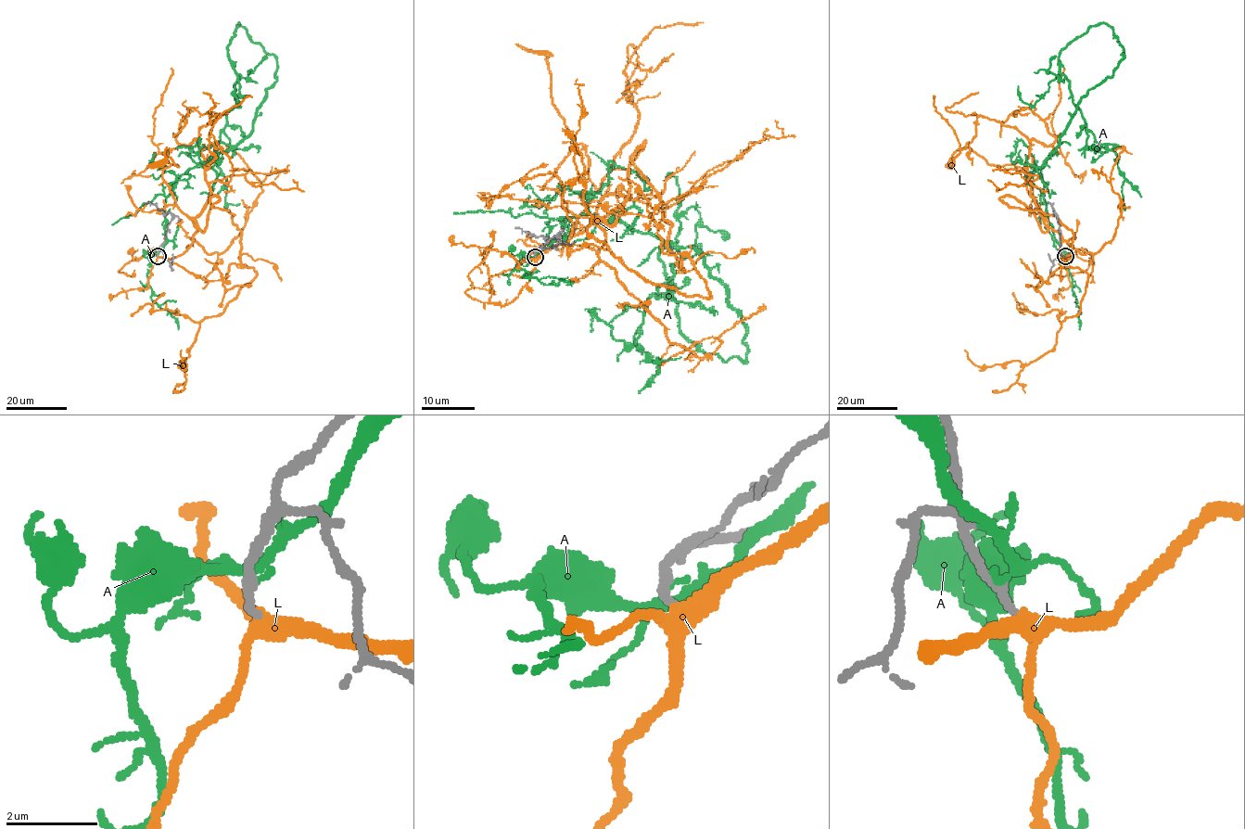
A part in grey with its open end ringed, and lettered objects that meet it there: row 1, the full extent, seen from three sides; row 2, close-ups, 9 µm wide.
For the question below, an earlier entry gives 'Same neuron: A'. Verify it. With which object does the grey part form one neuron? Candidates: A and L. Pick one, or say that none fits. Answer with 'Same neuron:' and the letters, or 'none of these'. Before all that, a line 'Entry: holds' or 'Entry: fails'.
Entry: fails
Same neuron: L

